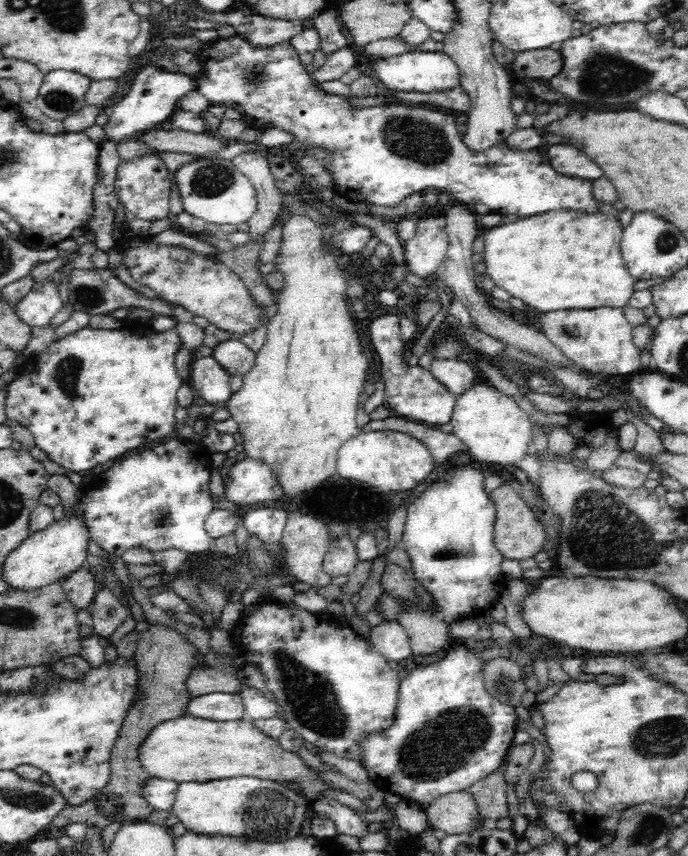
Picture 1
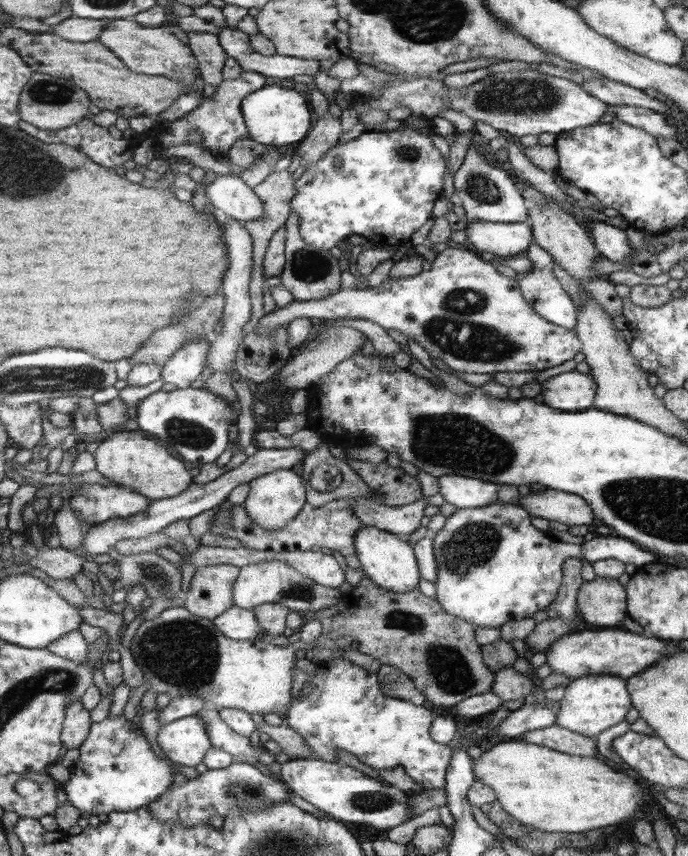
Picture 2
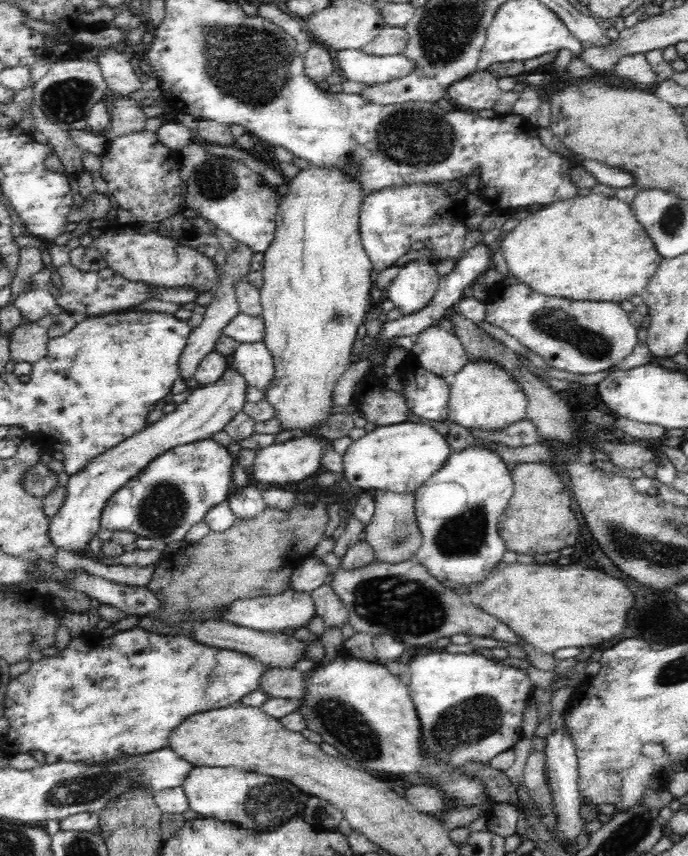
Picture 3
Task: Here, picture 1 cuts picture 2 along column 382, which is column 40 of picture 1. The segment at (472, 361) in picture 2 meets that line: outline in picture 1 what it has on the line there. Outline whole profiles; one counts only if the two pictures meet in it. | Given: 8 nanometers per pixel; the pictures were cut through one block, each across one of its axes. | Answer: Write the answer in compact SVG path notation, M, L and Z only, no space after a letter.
M46 277L35 285L14 306L16 315L26 324L46 326L63 307L58 285Z

